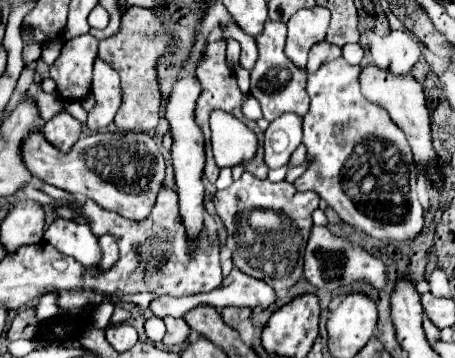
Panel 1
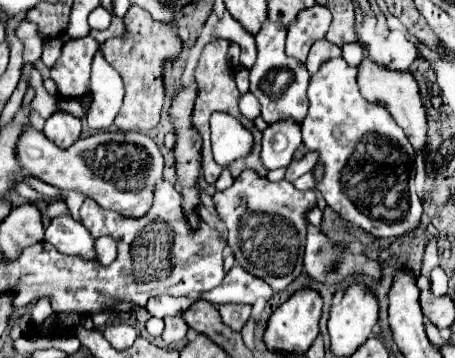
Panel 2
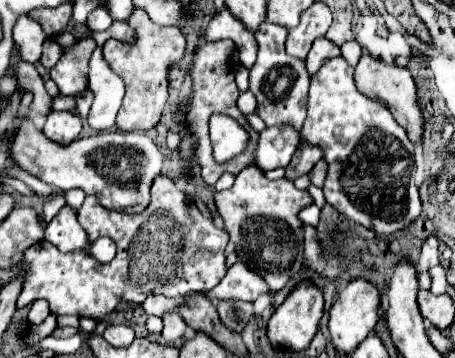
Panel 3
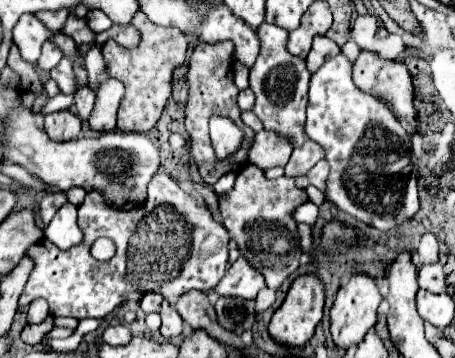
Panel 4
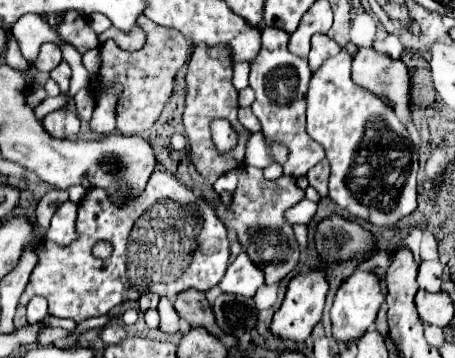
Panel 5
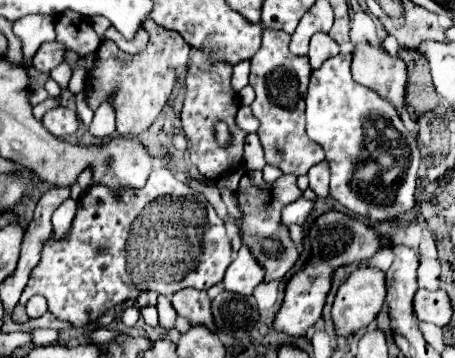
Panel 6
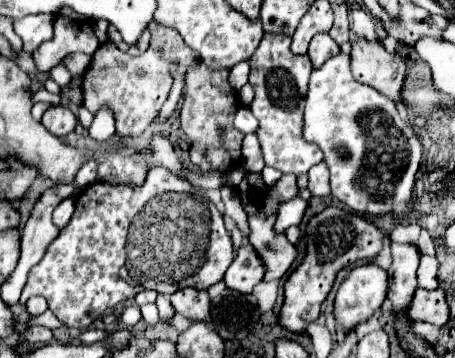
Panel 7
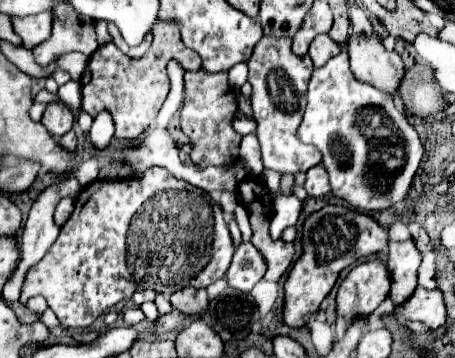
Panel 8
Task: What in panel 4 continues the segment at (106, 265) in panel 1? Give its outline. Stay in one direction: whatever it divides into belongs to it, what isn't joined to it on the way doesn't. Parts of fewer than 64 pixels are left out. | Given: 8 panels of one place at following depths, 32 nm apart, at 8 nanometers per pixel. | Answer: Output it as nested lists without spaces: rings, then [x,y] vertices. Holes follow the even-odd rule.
[[[98,238],[92,244],[90,252],[92,252],[92,256],[96,260],[110,260],[114,256],[114,252],[116,252],[116,246],[114,246],[114,242],[110,238]]]

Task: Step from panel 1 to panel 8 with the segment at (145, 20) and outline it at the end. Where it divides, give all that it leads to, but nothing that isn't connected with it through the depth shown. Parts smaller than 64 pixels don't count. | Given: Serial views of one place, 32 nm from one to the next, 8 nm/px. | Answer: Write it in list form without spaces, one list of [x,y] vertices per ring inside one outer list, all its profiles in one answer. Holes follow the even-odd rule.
[[[156,22],[152,26],[152,36],[152,46],[142,58],[128,58],[112,42],[100,46],[92,54],[80,78],[82,110],[86,110],[90,116],[96,116],[106,108],[114,118],[116,138],[138,138],[158,116],[170,90],[170,78],[166,74],[166,64],[170,60],[180,62],[184,70],[196,70],[202,66],[200,56],[196,56],[196,52],[186,48],[180,40],[180,30],[176,28],[176,24]]]

